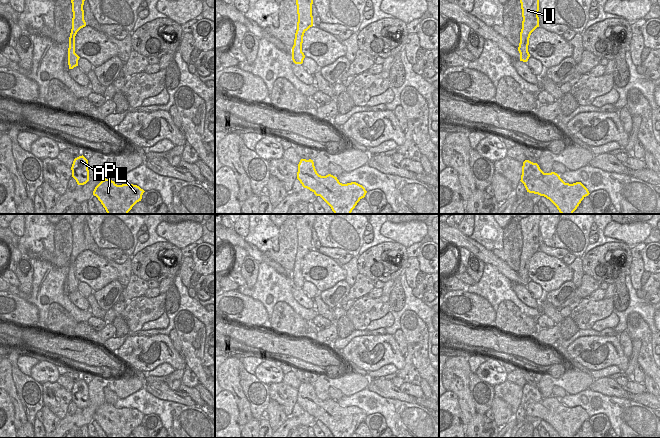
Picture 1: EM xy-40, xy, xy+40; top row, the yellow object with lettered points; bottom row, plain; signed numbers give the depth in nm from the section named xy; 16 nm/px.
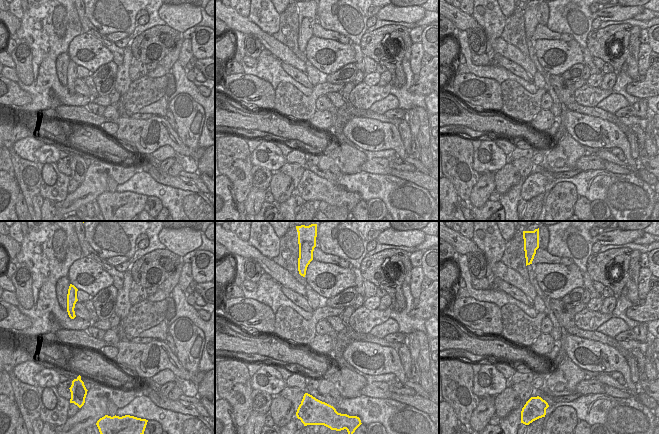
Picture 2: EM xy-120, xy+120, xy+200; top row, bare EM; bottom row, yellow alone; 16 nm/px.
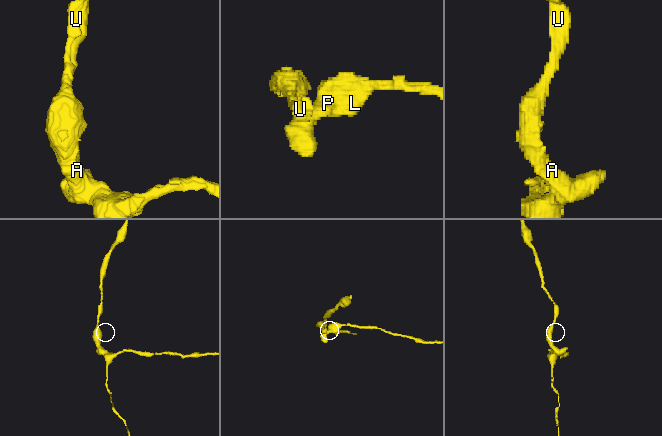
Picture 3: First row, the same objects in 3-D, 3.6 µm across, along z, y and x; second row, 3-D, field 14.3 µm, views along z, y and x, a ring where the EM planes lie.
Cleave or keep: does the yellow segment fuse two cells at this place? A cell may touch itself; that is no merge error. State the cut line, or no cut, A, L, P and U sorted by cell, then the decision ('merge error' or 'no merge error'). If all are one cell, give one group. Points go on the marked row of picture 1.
no cut | A L P U | no merge error

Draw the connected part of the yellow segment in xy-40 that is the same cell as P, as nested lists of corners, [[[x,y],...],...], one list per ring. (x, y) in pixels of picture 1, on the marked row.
[[[109,179],[102,180],[94,189],[107,214],[128,214],[132,207],[142,199],[145,191],[137,185],[117,185]]]

